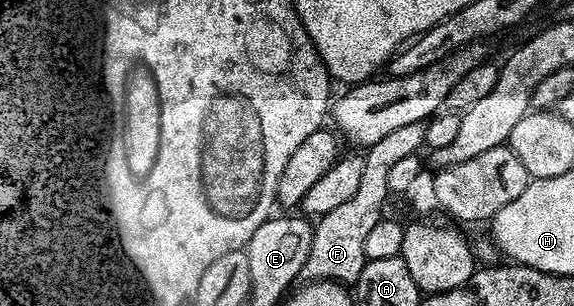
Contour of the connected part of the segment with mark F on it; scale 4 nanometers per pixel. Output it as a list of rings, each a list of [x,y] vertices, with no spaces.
[[[426,123],[400,125],[392,129],[392,133],[384,133],[380,141],[365,148],[362,160],[364,173],[360,176],[360,186],[352,201],[344,201],[337,209],[317,216],[313,224],[312,245],[308,249],[308,261],[304,261],[304,269],[300,269],[298,279],[303,284],[308,283],[341,283],[343,285],[357,284],[364,265],[368,262],[364,253],[364,241],[368,233],[376,225],[376,221],[384,218],[382,209],[386,198],[391,194],[388,189],[388,172],[396,161],[403,157],[412,157],[423,150],[426,142]]]

